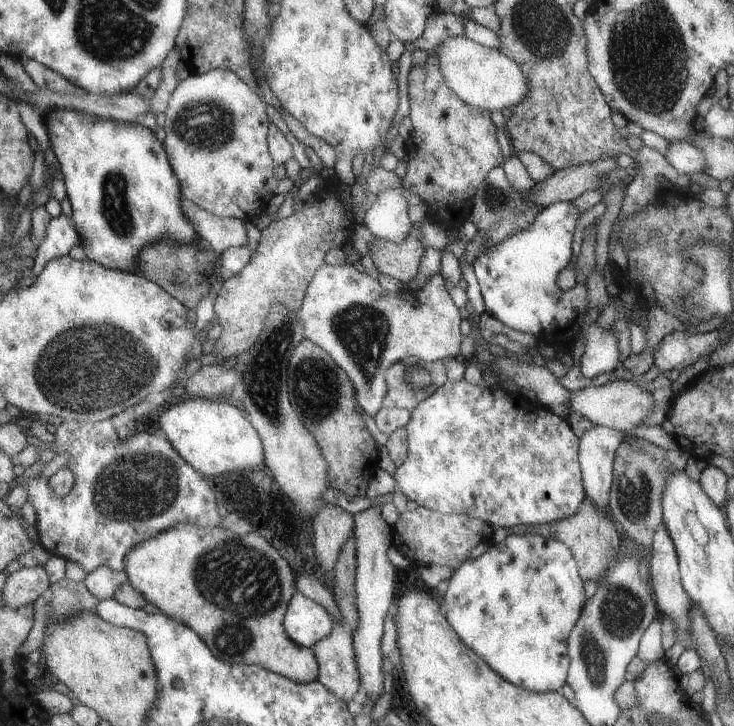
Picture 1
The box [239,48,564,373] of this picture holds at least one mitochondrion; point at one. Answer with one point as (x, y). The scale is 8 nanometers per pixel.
(496, 200)

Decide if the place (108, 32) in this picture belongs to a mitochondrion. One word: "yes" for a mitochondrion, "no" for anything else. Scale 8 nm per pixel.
yes

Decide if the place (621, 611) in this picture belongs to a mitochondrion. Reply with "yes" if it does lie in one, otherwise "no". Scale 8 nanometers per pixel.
yes

